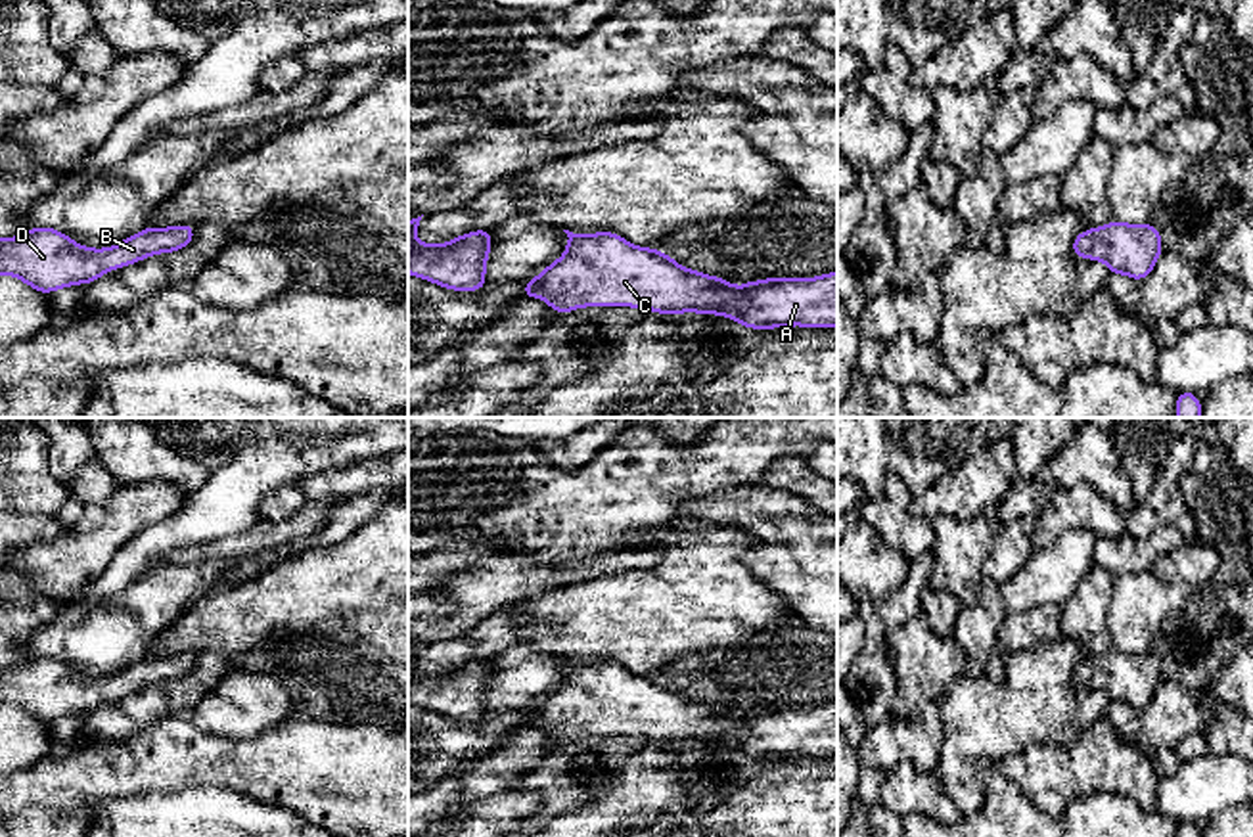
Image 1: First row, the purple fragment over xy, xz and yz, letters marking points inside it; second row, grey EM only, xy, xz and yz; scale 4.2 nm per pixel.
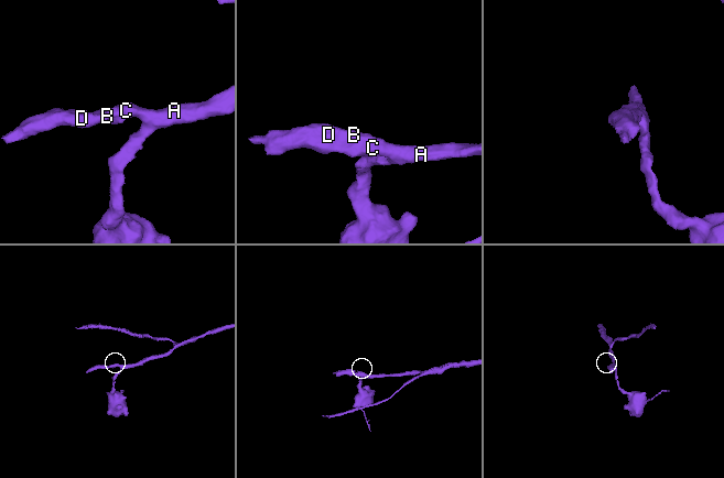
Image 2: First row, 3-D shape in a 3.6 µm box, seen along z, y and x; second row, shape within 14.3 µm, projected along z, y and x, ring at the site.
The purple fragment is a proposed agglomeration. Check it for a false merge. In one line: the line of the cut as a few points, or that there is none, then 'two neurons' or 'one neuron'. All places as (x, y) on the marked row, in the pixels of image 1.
no cut | one neuron

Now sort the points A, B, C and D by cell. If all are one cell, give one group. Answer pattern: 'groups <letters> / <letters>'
groups A B C D

